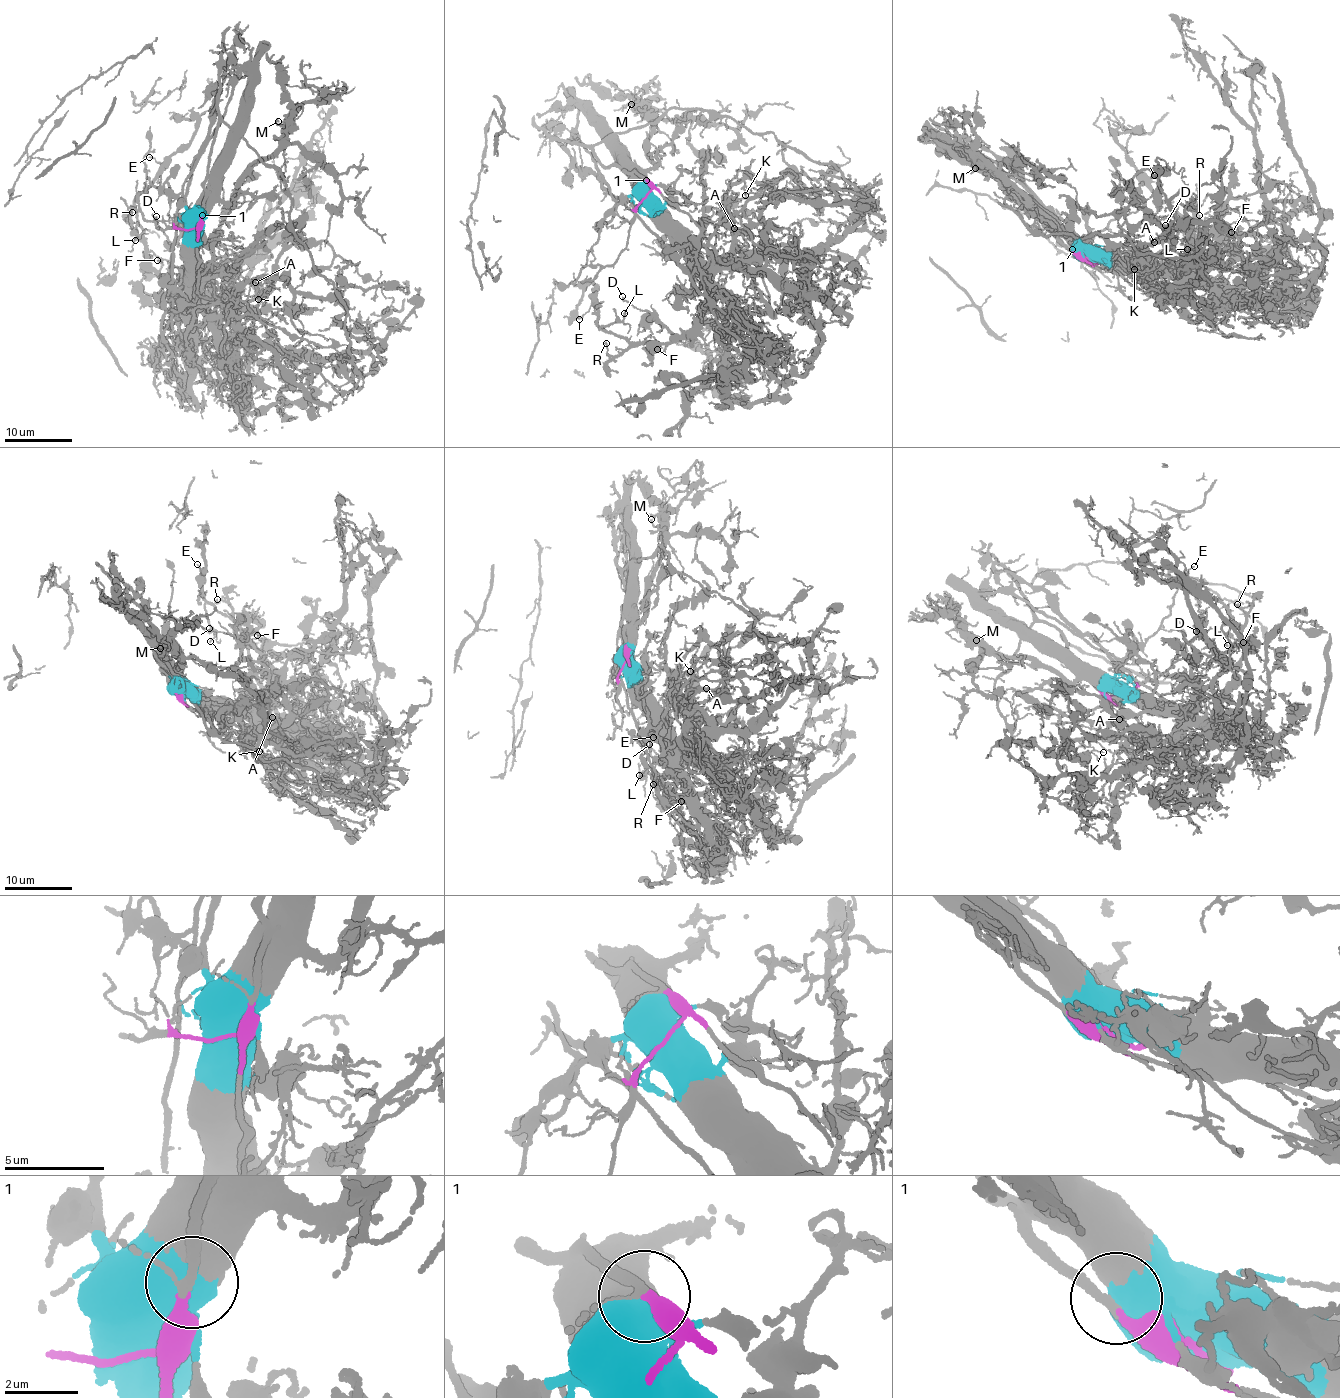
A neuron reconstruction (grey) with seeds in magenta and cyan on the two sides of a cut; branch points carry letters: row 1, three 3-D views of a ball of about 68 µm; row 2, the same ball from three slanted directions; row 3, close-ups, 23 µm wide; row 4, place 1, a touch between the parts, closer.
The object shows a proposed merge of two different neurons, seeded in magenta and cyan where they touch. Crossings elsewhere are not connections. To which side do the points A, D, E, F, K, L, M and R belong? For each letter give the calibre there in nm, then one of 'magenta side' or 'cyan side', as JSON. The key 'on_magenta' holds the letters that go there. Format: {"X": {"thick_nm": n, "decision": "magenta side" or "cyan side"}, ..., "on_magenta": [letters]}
{"A": {"thick_nm": 130, "decision": "cyan side"}, "D": {"thick_nm": 130, "decision": "cyan side"}, "E": {"thick_nm": 100, "decision": "cyan side"}, "F": {"thick_nm": 100, "decision": "cyan side"}, "K": {"thick_nm": 120, "decision": "cyan side"}, "L": {"thick_nm": 110, "decision": "cyan side"}, "M": {"thick_nm": 130, "decision": "cyan side"}, "R": {"thick_nm": 130, "decision": "cyan side"}, "on_magenta": []}

